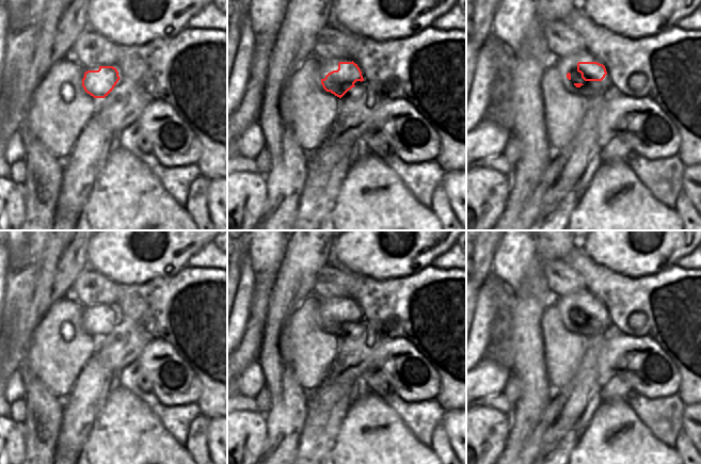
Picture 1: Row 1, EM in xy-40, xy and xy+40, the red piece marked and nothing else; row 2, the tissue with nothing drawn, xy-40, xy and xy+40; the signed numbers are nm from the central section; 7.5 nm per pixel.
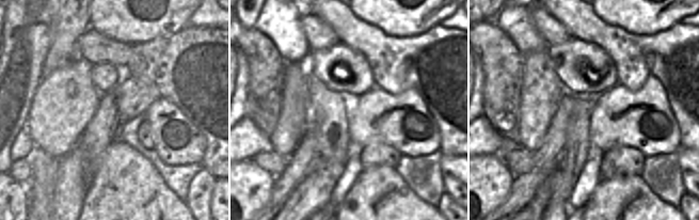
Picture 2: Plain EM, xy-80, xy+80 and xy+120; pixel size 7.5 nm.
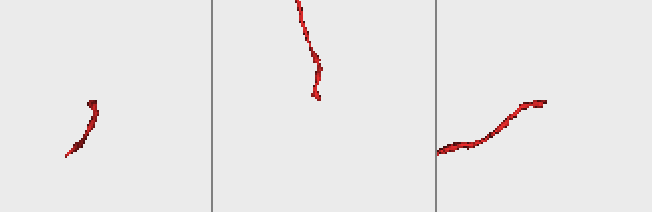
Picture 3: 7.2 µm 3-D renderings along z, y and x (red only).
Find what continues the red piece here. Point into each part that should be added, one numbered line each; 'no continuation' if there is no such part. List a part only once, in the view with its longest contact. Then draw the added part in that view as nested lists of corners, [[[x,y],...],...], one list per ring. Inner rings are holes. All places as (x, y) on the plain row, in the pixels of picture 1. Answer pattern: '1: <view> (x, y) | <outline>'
1: xy+40 (567, 303) | [[[580,290],[563,297],[556,297],[554,304],[558,310],[560,321],[567,331],[585,337],[593,337],[602,333],[609,334],[614,332],[609,323],[608,314],[602,320],[585,320],[581,317],[581,313],[577,310],[578,301],[598,301],[602,303],[589,290]]]

